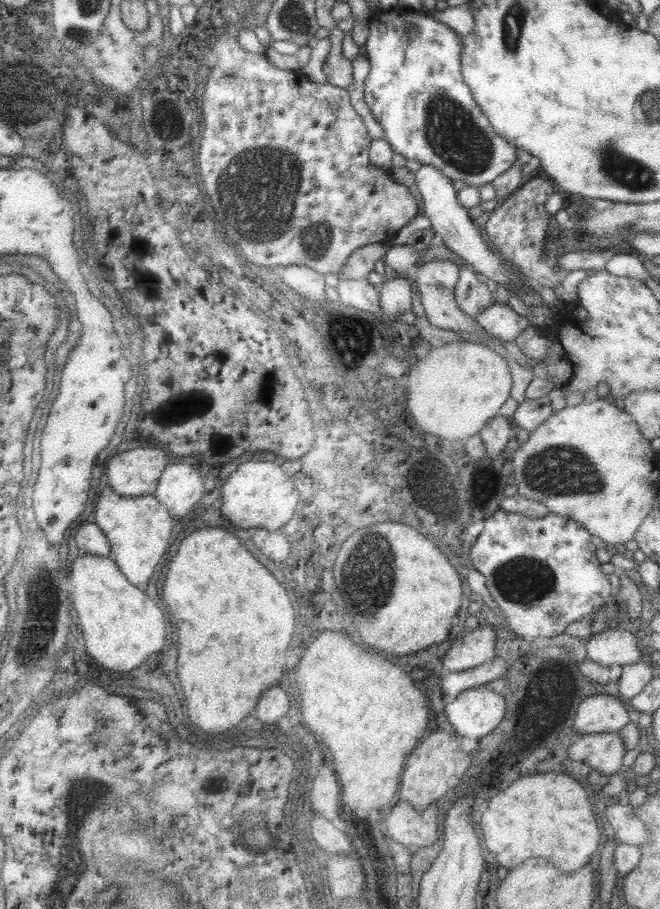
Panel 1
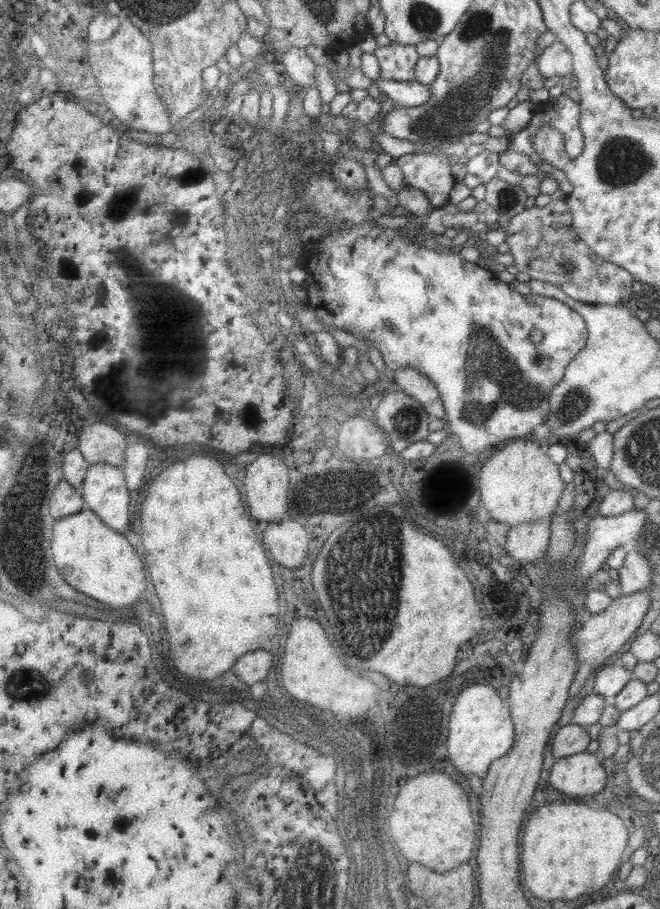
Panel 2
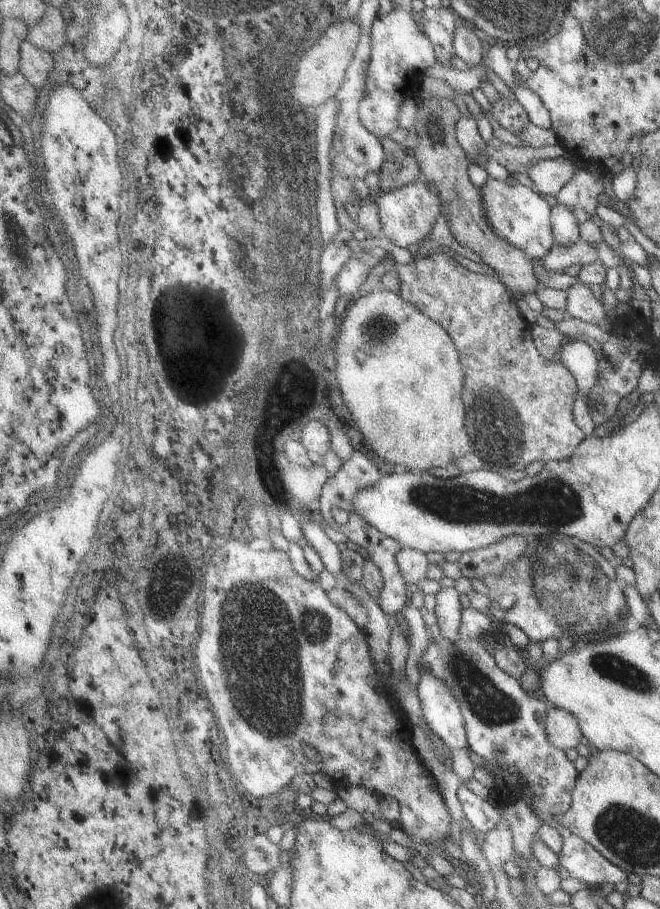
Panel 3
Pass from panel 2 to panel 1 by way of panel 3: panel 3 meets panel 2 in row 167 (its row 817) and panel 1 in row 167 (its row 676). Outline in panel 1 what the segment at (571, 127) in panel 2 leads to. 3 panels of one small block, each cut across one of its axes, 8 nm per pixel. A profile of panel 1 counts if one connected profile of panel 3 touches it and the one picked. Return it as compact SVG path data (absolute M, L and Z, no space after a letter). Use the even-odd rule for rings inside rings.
M398 7L393 11L378 9L374 13L374 17L370 19L368 26L369 34L366 44L364 44L364 52L366 52L364 55L368 58L368 62L370 63L370 72L363 86L364 100L371 110L371 113L376 117L376 120L378 120L383 128L383 139L388 141L388 144L391 144L392 150L394 150L395 153L405 156L407 160L417 160L422 165L435 166L434 170L442 172L442 176L446 176L446 178L450 178L453 181L461 181L464 186L476 186L479 188L484 186L484 184L491 183L494 179L504 175L504 172L507 172L513 166L520 163L516 155L518 149L493 131L489 120L476 104L469 86L464 82L461 73L461 48L463 46L462 43L460 43L459 34L454 32L450 26L438 22L438 20L435 20L429 14L418 10L403 9L402 7ZM406 27L419 28L419 35L414 36L414 38L406 38L406 36L402 34L402 31L404 31Z

